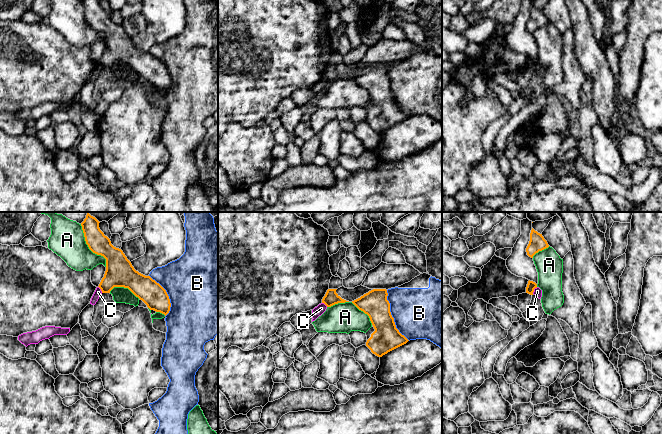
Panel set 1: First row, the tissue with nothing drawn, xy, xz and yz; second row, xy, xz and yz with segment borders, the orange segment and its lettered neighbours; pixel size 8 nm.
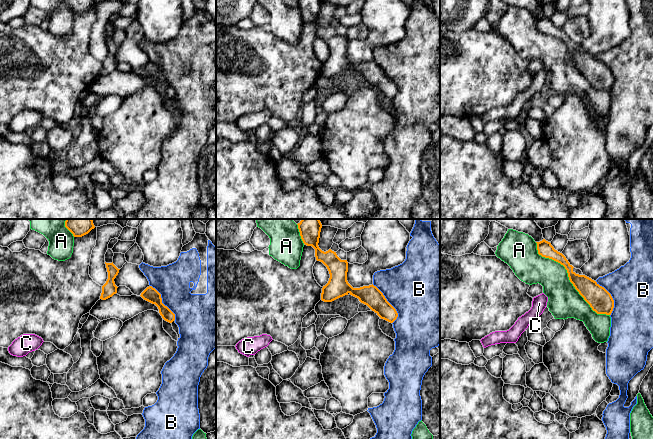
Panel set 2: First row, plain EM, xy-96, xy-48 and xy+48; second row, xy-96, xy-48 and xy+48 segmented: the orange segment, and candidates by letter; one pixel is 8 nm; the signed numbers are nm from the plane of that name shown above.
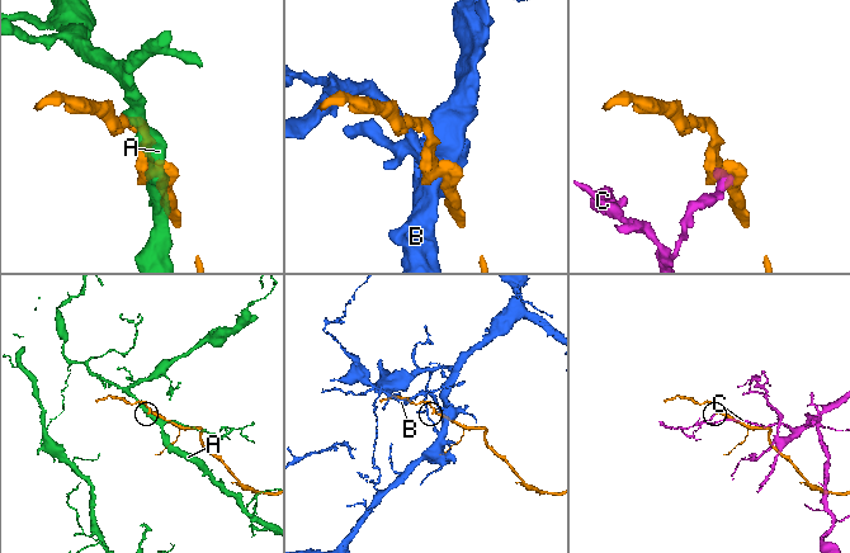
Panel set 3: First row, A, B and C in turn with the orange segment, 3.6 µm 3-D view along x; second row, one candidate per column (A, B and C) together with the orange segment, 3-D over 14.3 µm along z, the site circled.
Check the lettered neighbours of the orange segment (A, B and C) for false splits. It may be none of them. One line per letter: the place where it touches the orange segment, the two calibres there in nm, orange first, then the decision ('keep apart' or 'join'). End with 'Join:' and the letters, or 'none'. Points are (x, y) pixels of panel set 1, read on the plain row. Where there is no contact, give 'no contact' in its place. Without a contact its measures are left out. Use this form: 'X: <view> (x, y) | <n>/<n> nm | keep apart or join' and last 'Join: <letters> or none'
A: xy (89, 24) | 180/280 nm | keep apart
B: xz (391, 92) | 220/420 nm | keep apart
C: yz (533, 66) | 70/60 nm | keep apart
Join: none

